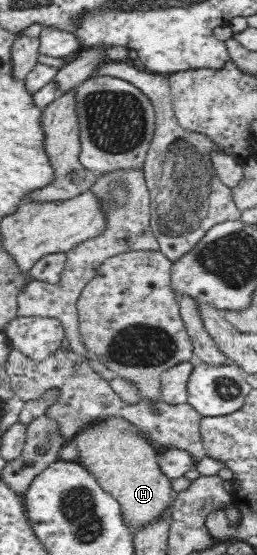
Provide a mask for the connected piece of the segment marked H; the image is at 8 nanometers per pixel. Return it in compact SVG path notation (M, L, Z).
M112 417L102 423L88 425L71 442L79 451L76 461L96 478L104 492L109 493L119 503L122 521L128 529L132 529L133 534L160 521L166 509L171 507L172 479L159 468L157 457L160 450L152 446L125 419Z

